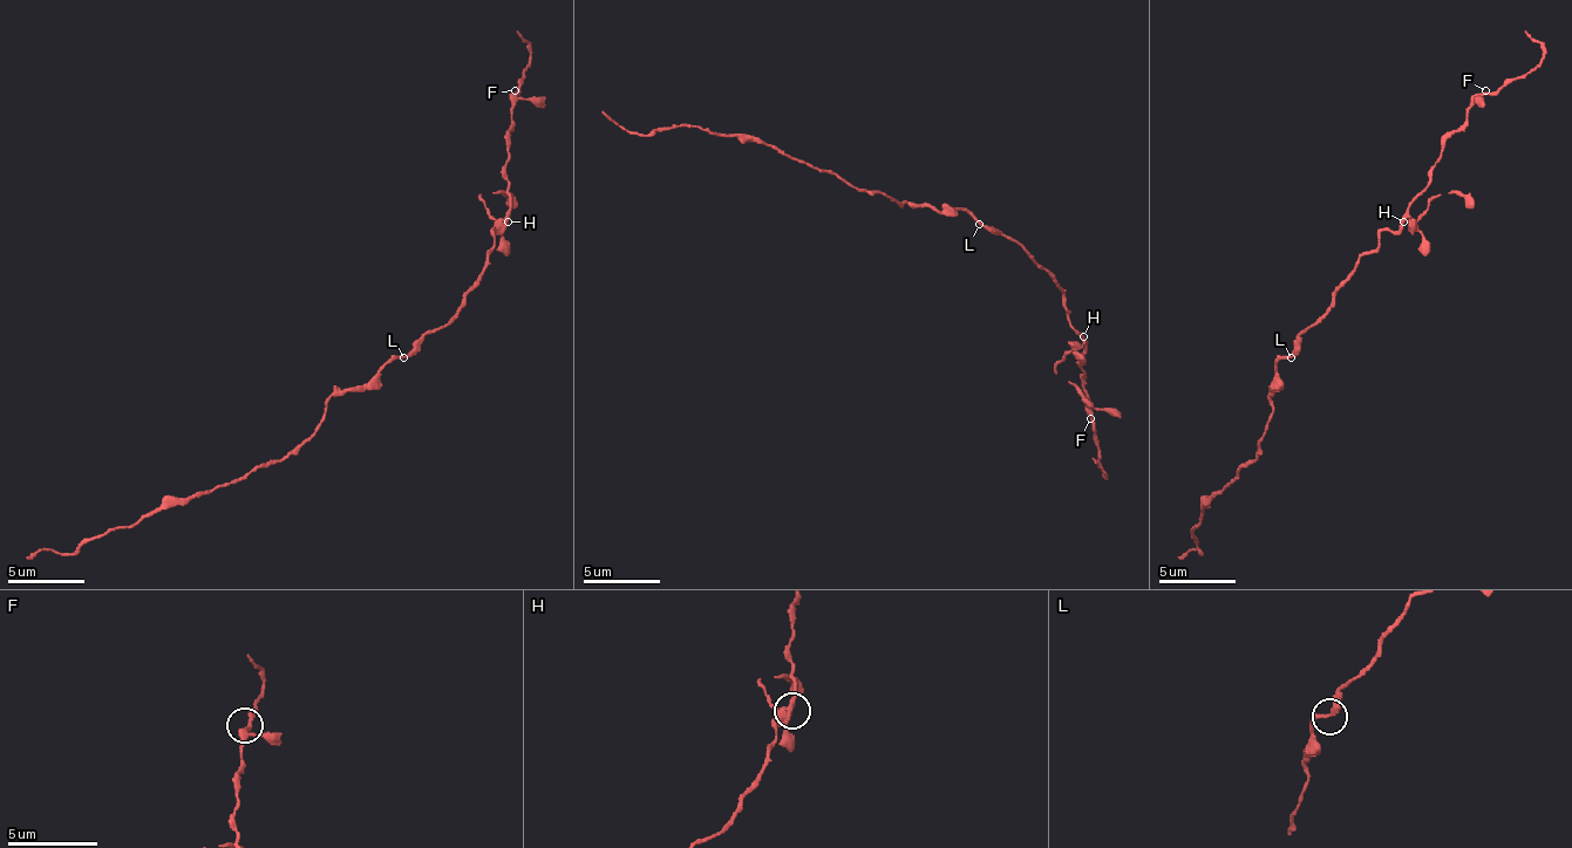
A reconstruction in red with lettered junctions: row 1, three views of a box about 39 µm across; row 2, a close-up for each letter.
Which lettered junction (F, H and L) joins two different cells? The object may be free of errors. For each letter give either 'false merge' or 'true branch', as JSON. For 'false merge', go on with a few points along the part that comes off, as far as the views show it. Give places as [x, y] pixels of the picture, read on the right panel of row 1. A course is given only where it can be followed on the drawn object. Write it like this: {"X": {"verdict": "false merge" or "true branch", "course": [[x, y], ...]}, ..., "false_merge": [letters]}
{"F": {"verdict": "true branch"}, "H": {"verdict": "true branch"}, "L": {"verdict": "true branch"}, "false_merge": []}

